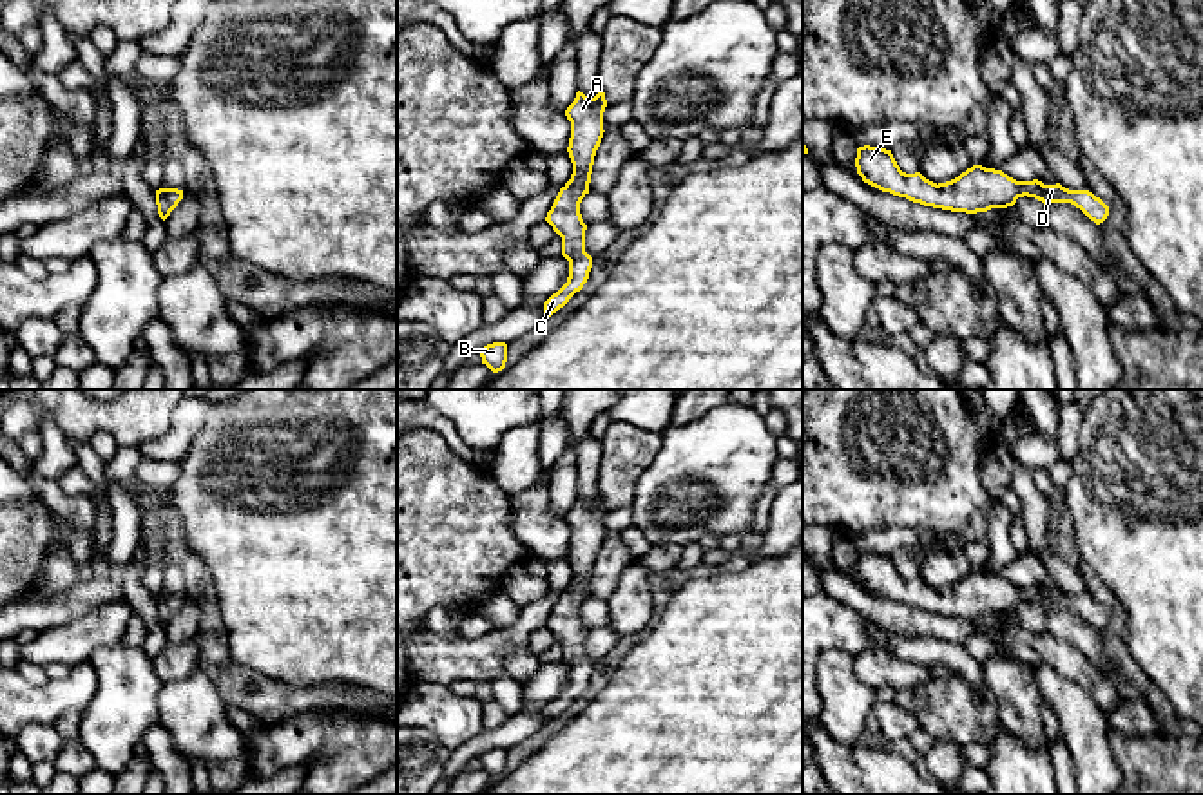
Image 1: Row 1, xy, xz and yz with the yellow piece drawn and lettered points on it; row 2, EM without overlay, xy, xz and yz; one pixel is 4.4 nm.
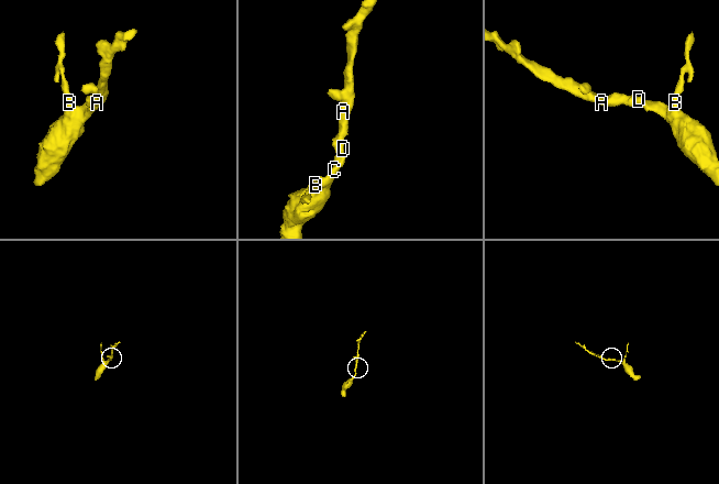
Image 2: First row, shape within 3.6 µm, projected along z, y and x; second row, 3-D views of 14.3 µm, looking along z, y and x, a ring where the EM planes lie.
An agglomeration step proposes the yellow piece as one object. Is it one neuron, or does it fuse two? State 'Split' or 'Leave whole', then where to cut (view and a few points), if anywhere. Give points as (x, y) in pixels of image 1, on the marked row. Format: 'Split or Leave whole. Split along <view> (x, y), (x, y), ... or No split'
Leave whole. No split

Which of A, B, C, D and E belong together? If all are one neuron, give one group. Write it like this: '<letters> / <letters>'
A B C D E

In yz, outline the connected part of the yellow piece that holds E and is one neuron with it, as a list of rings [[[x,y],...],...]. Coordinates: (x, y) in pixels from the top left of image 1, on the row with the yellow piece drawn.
[[[864,145],[857,148],[855,167],[864,183],[882,192],[951,212],[977,214],[991,208],[1007,208],[1018,197],[1027,196],[1045,206],[1051,203],[1071,203],[1096,225],[1109,216],[1109,206],[1089,190],[1069,190],[1060,183],[1044,185],[1038,179],[1016,181],[1002,170],[982,165],[973,165],[958,177],[937,185],[920,172],[902,172],[891,150]]]

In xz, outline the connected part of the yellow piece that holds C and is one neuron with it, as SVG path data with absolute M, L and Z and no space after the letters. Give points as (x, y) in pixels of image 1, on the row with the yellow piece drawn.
M576 92L565 116L571 121L569 158L571 179L560 188L545 221L562 237L562 255L569 261L567 283L544 302L544 319L549 319L583 288L592 268L592 257L585 252L587 225L580 214L580 203L589 194L589 183L596 150L603 138L605 92L594 98Z

